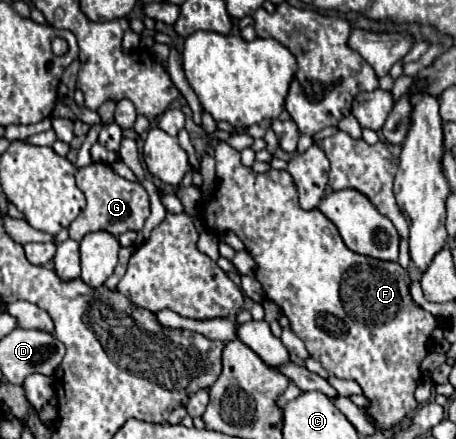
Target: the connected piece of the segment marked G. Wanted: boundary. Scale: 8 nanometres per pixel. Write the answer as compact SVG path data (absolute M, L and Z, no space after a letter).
M90 163L88 167L82 167L76 171L76 183L86 195L86 209L70 223L70 239L80 241L84 235L94 231L108 231L114 237L126 233L126 231L140 231L144 227L144 221L150 215L150 197L146 189L136 181L126 181L124 177L116 175L106 163Z

